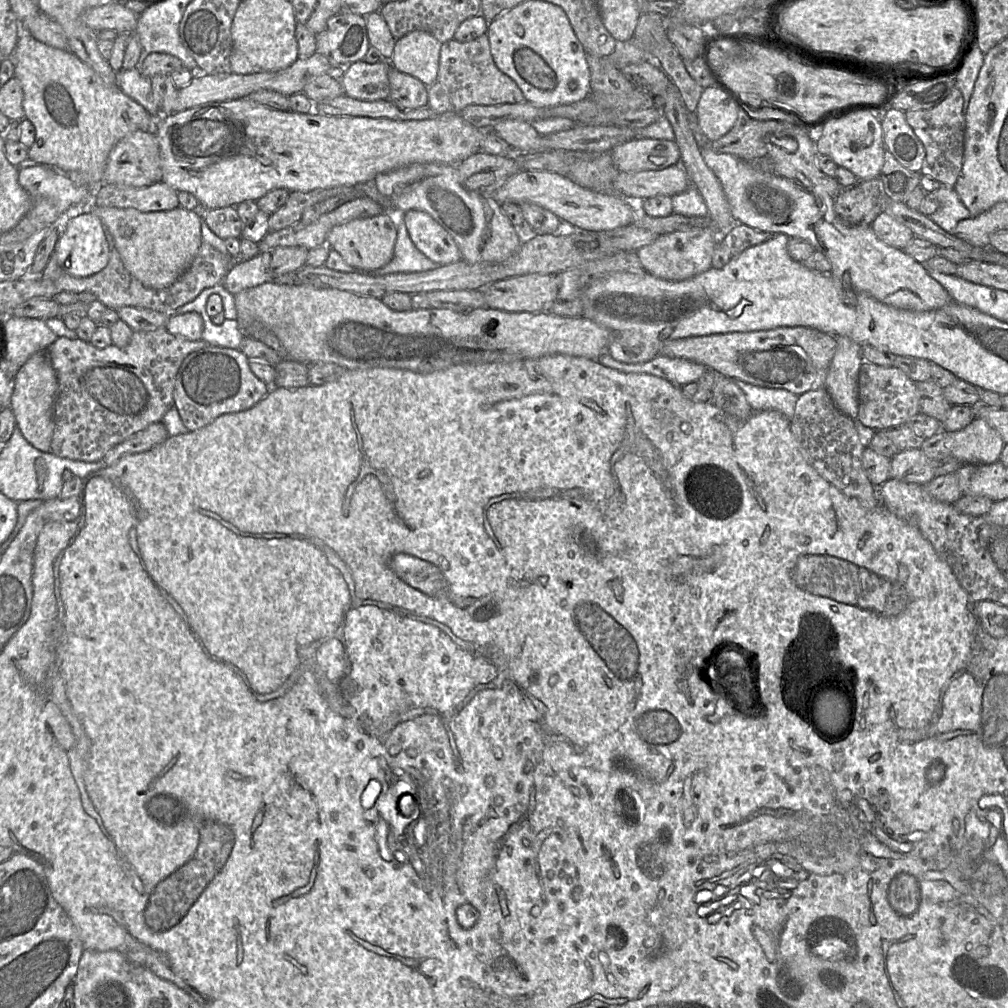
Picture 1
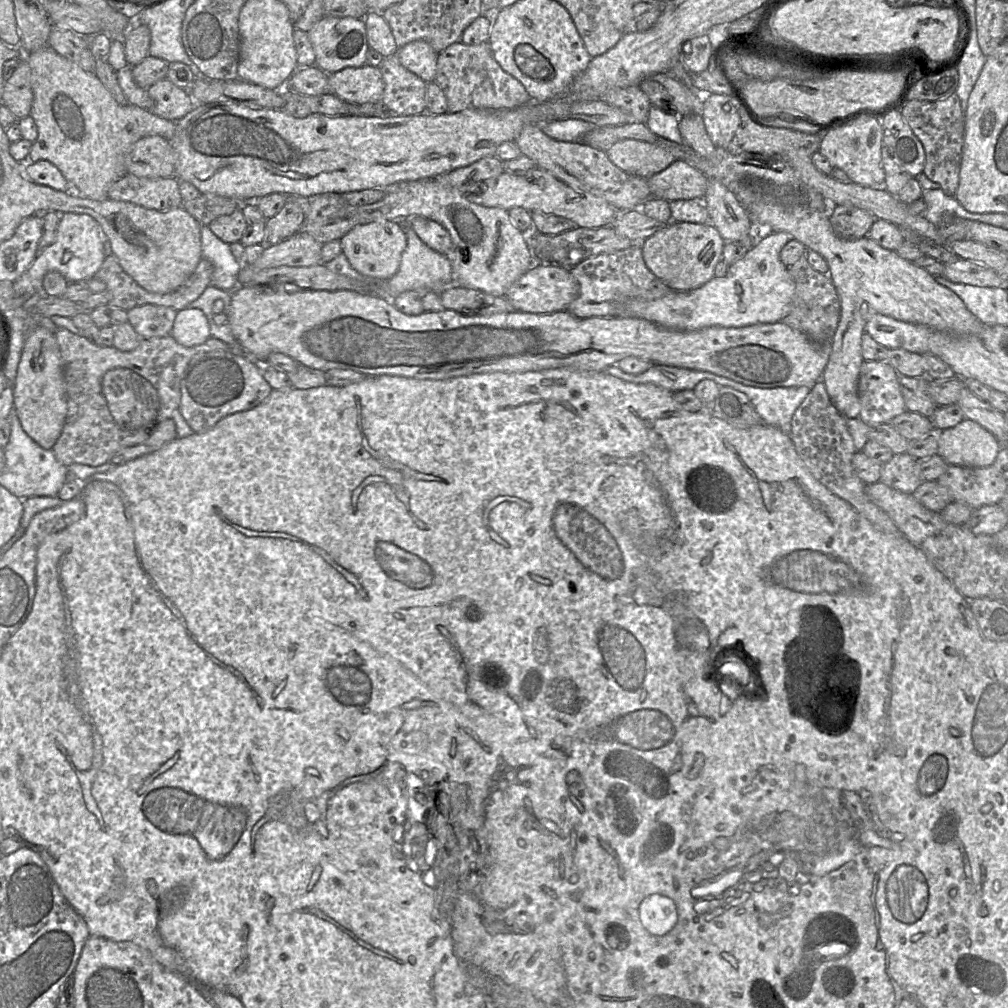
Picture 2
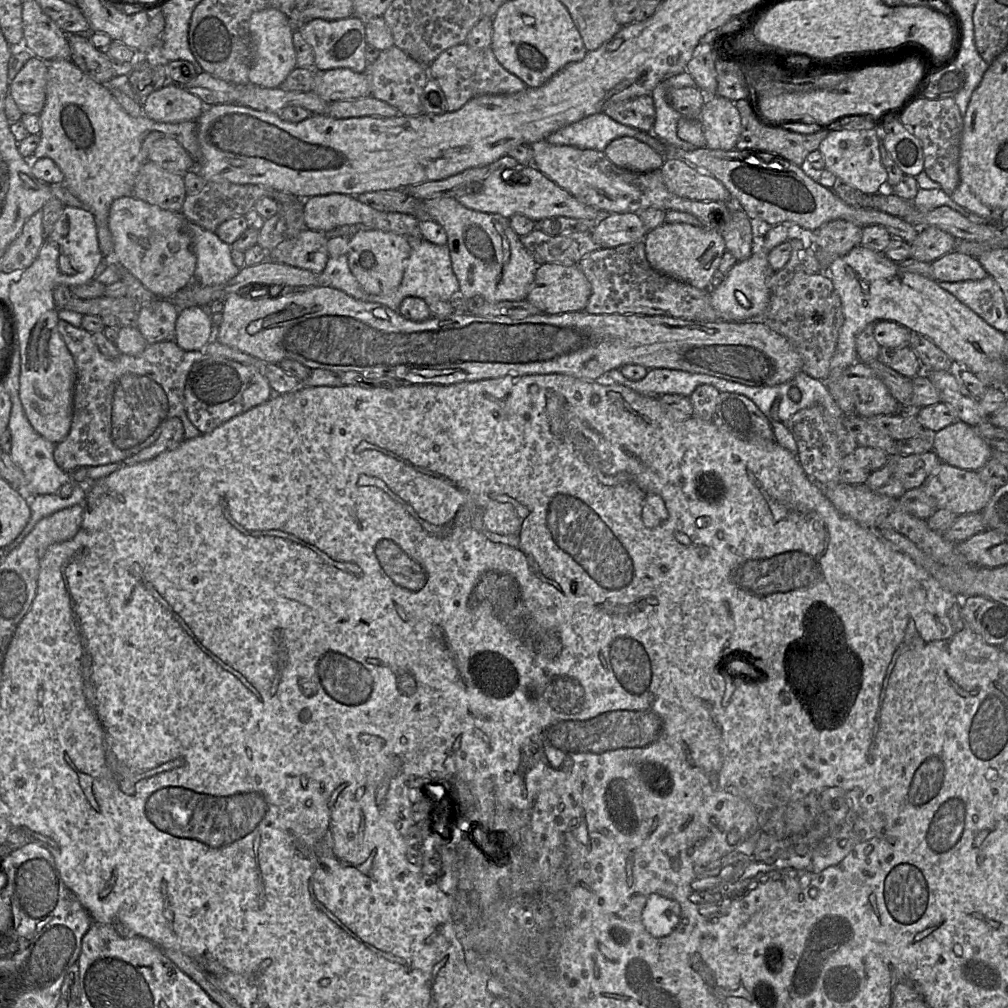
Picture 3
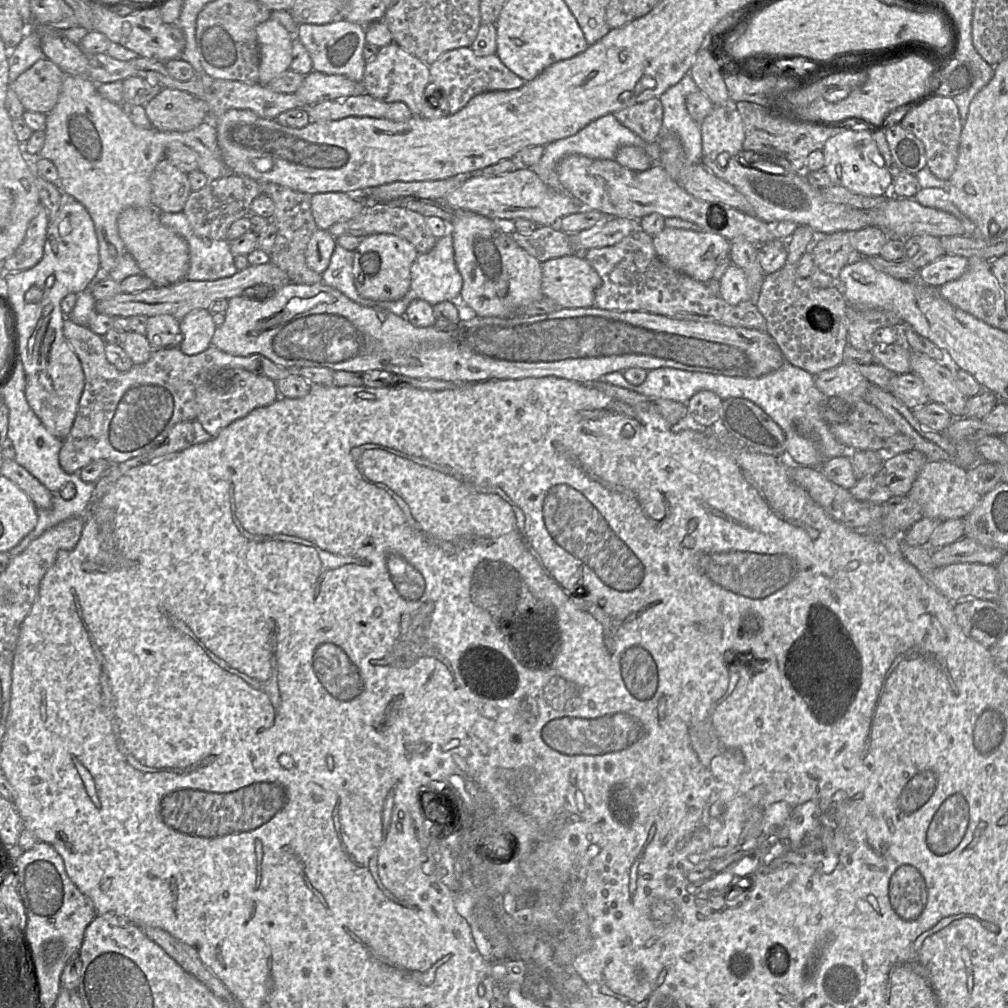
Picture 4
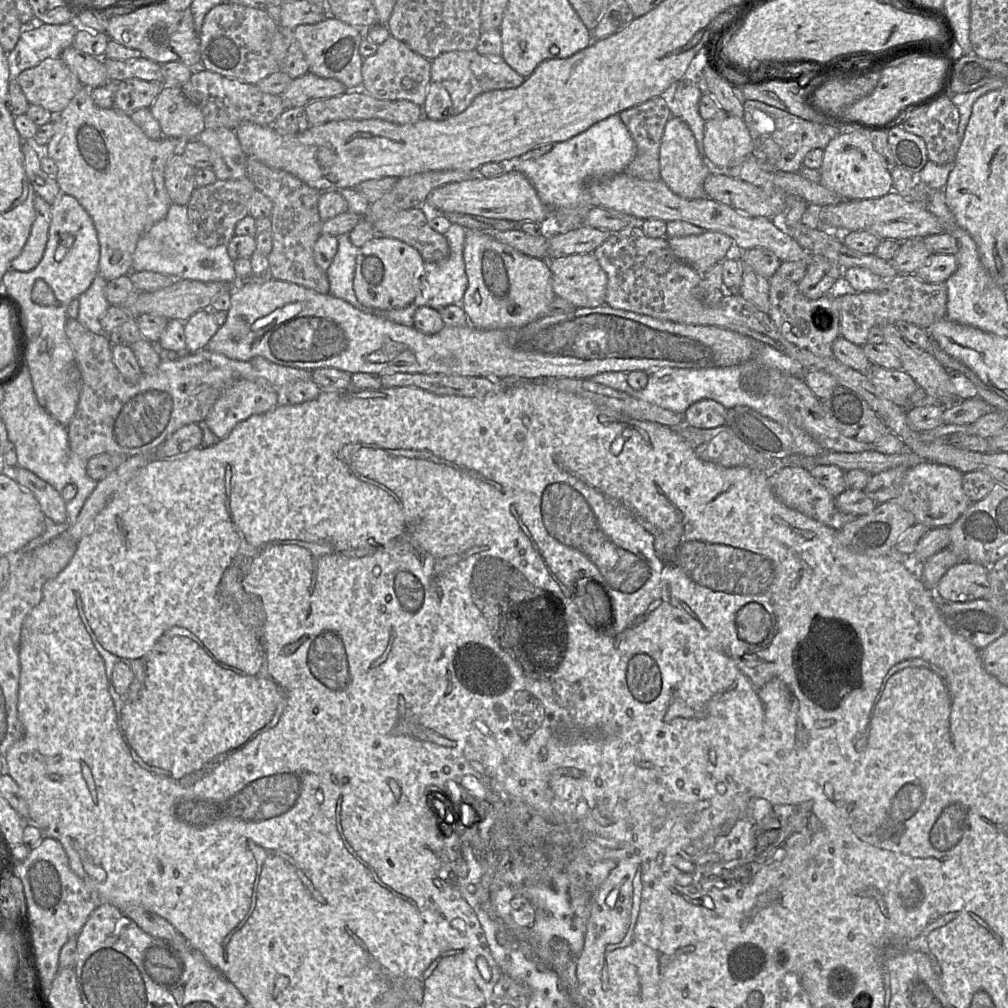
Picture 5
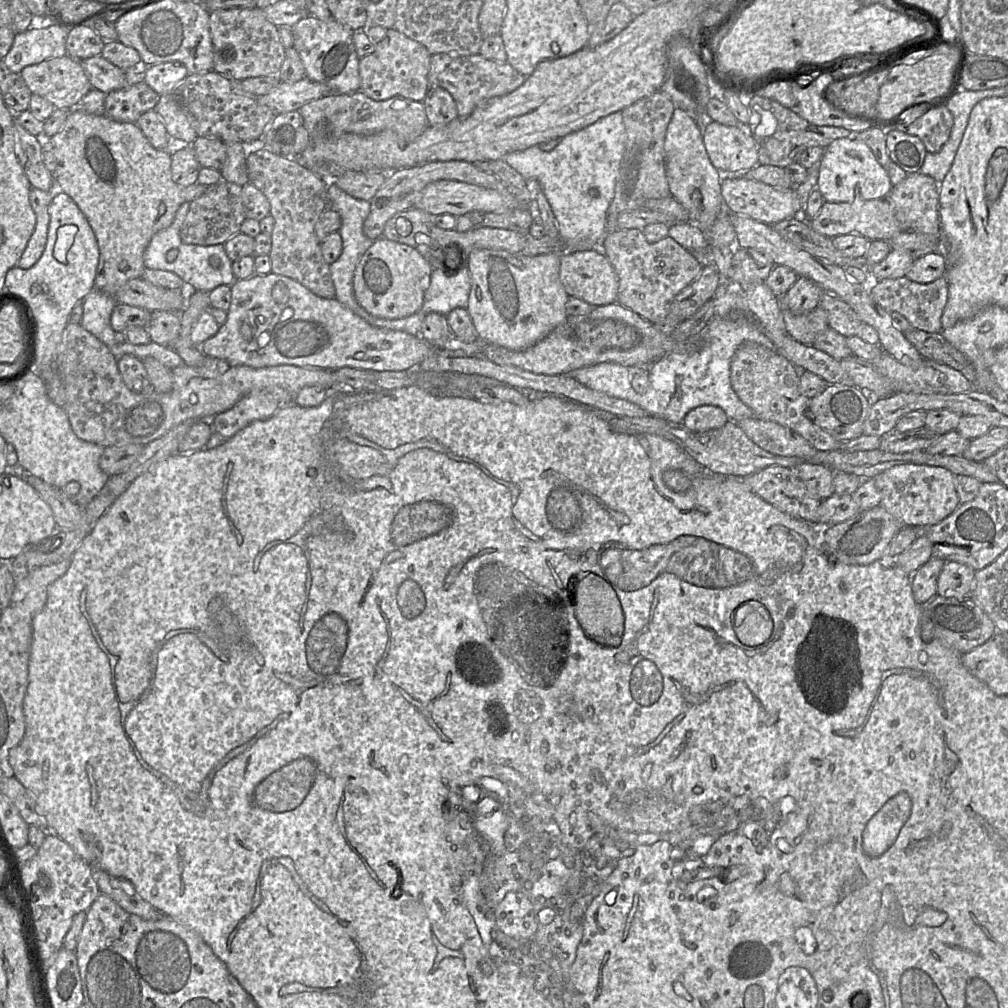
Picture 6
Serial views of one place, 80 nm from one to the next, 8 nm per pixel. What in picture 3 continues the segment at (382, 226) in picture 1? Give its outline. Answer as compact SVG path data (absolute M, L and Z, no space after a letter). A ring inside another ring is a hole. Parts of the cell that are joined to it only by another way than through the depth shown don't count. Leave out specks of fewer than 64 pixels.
M361 229L349 237L349 250L346 255L352 274L364 291L375 295L389 295L396 291L402 282L411 250L407 239L399 234Z

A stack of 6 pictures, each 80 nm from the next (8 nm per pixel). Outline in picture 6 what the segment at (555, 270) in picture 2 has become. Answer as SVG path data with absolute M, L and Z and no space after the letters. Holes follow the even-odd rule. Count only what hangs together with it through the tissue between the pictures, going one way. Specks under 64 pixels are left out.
M600 249L563 253L560 257L559 278L570 297L597 307L616 303L618 277L613 266Z

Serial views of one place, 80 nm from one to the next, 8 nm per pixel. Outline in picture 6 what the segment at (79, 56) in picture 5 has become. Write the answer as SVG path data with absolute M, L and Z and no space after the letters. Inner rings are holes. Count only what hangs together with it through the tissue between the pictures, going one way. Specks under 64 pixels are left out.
M101 55L81 60L80 63L94 89L108 94L129 85L125 71L110 63Z

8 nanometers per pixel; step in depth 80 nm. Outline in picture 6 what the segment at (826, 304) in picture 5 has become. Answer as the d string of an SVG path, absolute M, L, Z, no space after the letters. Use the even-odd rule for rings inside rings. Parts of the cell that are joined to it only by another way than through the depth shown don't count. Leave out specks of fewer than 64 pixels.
M783 296L778 297L786 333L794 340L813 345L817 337L829 327L828 313L820 306L813 310L795 314L782 303Z

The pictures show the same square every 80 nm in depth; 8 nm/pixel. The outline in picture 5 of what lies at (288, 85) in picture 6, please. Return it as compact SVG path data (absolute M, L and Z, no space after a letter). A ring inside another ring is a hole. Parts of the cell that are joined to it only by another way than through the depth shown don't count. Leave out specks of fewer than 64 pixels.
M307 72L292 79L285 92L280 94L286 108L305 107L318 99L326 99L347 92L347 87L335 78L320 77Z

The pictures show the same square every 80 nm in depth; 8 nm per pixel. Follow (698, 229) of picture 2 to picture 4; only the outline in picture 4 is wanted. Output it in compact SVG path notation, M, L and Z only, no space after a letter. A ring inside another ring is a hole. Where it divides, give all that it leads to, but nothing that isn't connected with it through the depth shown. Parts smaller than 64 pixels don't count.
M664 228L652 237L653 247L660 260L675 271L707 283L717 265L730 258L730 241L721 235L710 232L697 232L680 228Z

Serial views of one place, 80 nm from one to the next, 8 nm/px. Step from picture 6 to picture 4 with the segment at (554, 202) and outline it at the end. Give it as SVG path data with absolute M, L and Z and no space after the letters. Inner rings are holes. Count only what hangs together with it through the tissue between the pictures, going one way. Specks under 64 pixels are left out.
M610 113L590 122L588 125L586 125L584 128L582 128L572 136L555 140L545 145L544 154L542 155L540 160L536 164L528 168L532 170L548 187L561 193L567 193L563 185L559 181L557 174L557 165L563 158L568 155L578 154L592 159L614 160L618 149L622 146L627 145L642 148L650 157L653 164L659 164L662 154L659 142L646 142L635 132L621 124L614 116L614 114Z

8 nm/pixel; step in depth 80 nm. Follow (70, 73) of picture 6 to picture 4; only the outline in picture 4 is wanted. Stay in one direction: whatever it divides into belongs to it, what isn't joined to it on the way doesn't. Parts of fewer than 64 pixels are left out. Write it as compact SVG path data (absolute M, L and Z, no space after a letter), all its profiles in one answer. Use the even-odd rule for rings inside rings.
M44 58L20 74L11 87L25 111L48 114L56 105L66 74Z

